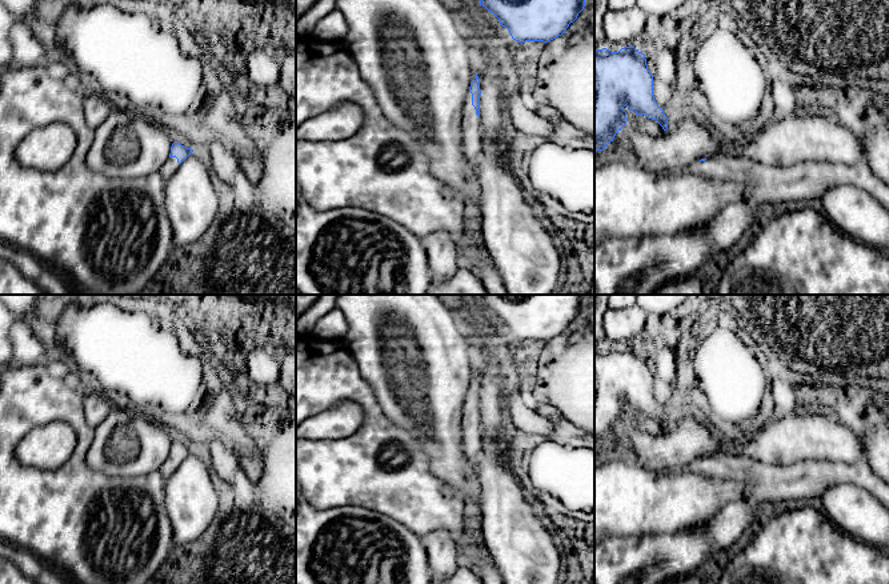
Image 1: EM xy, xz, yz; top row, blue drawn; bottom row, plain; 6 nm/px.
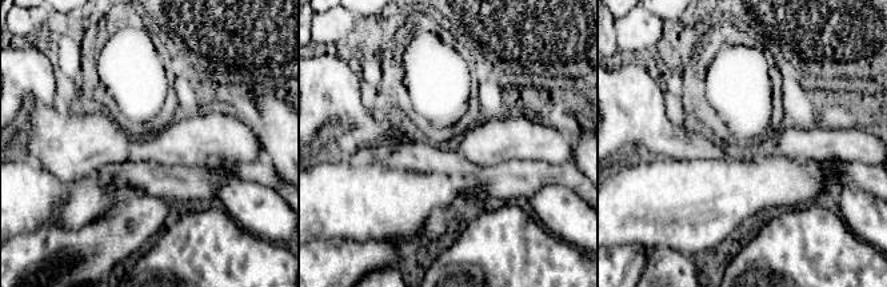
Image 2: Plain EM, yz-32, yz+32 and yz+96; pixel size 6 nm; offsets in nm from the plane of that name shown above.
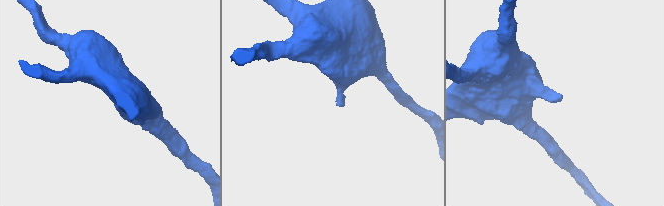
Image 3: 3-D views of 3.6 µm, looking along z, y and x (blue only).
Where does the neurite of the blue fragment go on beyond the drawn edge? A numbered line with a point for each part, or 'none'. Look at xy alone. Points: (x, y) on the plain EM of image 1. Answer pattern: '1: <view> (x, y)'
1: xy (171, 464)

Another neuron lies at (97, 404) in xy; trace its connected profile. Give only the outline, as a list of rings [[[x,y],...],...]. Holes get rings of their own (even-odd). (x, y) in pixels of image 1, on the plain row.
[[[87,391],[84,397],[84,413],[85,420],[91,427],[96,427],[115,407],[117,403],[112,395],[101,391]]]

